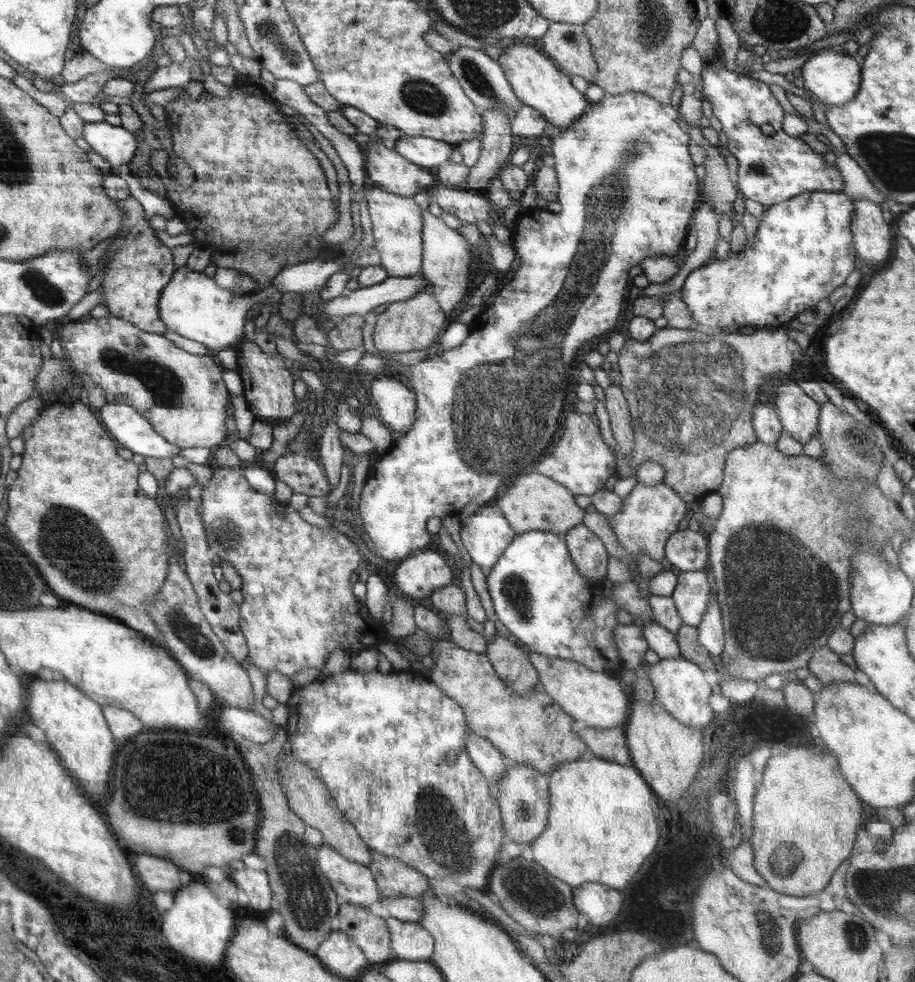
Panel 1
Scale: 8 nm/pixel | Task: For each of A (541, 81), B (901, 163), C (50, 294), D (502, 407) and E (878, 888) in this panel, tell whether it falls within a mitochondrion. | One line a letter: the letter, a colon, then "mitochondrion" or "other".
A: other
B: mitochondrion
C: mitochondrion
D: mitochondrion
E: mitochondrion

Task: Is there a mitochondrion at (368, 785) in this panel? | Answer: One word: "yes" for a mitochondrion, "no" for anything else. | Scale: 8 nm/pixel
yes

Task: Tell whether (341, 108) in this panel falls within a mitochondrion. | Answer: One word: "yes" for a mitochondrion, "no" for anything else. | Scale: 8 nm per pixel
no

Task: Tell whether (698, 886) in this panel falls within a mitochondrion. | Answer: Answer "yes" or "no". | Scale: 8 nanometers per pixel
no

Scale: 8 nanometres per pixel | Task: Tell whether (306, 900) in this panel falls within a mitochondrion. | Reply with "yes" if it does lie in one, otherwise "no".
yes

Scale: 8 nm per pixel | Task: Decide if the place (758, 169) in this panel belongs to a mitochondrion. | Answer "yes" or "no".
yes

